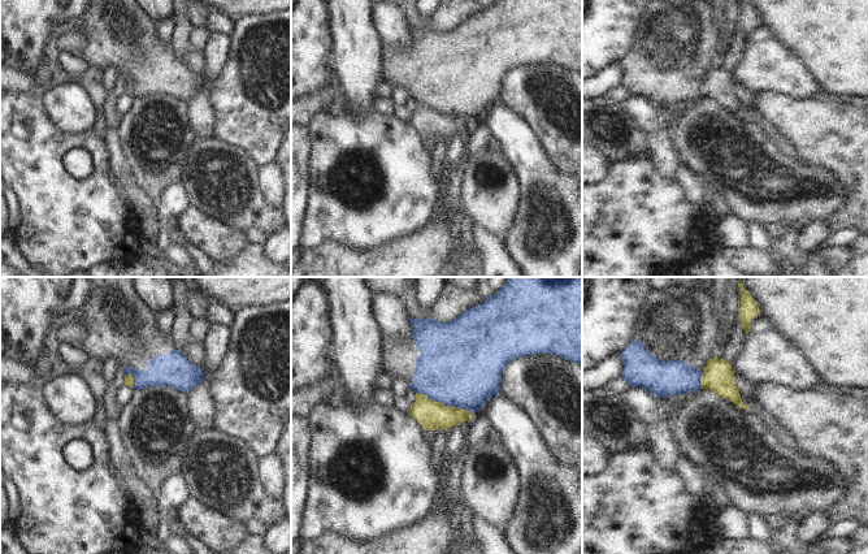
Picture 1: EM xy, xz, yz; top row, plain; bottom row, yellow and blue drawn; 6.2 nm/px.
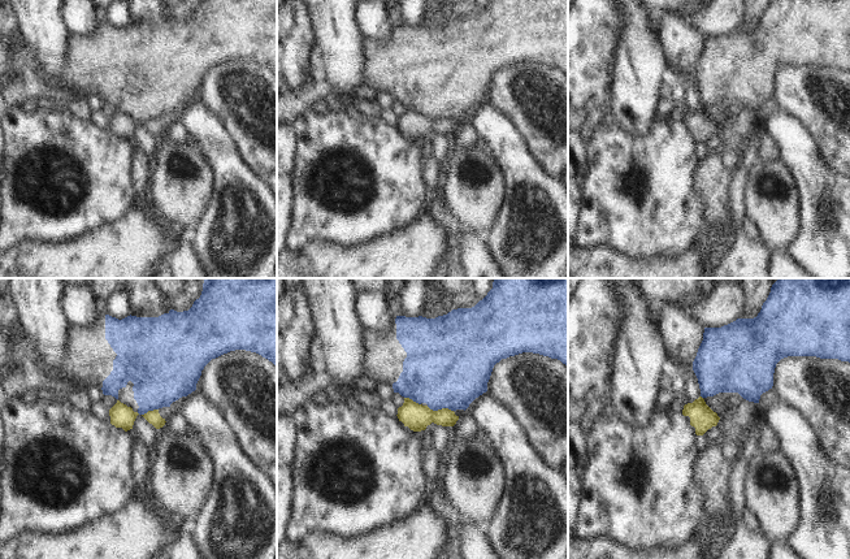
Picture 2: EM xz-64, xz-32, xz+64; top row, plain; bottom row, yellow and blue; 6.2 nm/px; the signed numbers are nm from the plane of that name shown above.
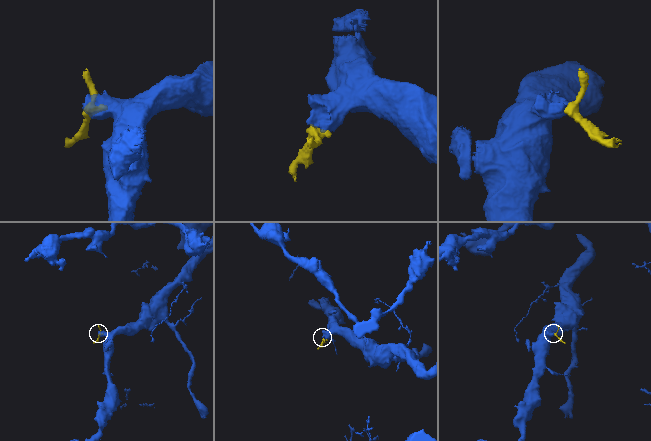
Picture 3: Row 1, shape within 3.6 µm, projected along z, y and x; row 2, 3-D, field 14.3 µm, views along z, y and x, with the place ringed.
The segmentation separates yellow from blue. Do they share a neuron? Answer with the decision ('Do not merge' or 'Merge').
Do not merge

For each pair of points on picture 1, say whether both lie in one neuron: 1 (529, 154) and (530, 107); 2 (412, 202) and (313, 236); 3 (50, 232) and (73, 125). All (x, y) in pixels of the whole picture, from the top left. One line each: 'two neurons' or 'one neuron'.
1: two neurons
2: one neuron
3: two neurons

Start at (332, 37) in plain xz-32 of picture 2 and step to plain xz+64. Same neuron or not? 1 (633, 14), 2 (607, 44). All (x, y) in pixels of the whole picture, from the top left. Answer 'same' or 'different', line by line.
1: same
2: different

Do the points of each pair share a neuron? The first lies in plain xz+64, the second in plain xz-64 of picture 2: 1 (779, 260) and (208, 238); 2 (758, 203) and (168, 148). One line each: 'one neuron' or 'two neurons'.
1: two neurons
2: one neuron

